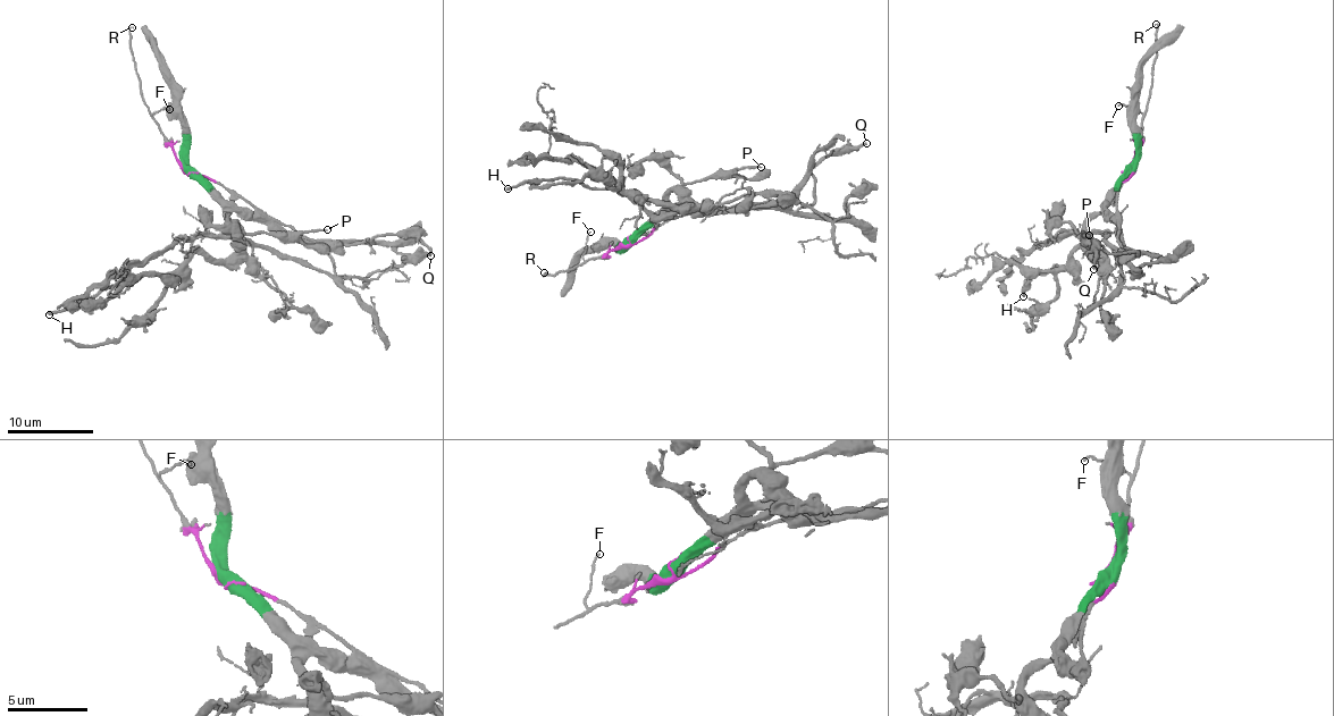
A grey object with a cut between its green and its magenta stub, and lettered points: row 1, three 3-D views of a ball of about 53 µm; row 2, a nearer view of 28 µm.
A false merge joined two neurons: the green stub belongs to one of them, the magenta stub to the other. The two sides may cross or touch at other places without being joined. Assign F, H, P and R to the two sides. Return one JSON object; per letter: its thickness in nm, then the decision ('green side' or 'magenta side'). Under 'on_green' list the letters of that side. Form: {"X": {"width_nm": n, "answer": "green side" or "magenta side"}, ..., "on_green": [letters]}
{"F": {"width_nm": 100, "answer": "magenta side"}, "H": {"width_nm": 240, "answer": "green side"}, "P": {"width_nm": 150, "answer": "green side"}, "R": {"width_nm": 160, "answer": "magenta side"}, "on_green": ["H", "P"]}

